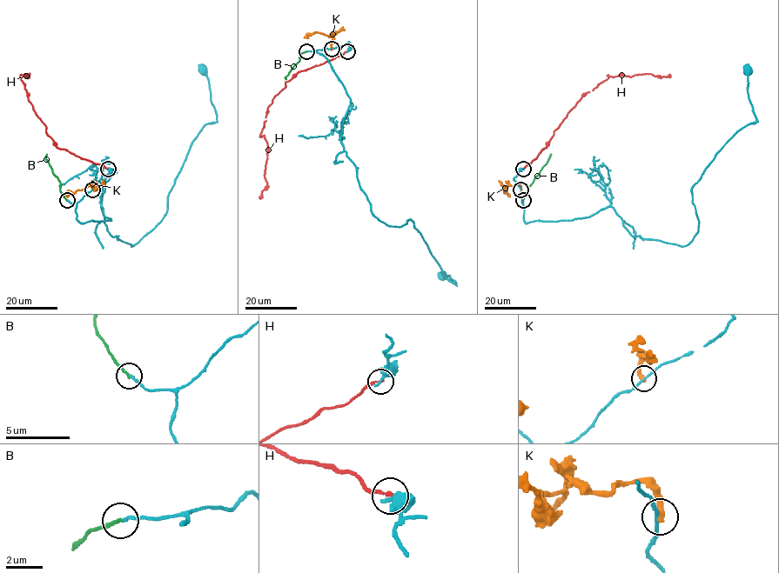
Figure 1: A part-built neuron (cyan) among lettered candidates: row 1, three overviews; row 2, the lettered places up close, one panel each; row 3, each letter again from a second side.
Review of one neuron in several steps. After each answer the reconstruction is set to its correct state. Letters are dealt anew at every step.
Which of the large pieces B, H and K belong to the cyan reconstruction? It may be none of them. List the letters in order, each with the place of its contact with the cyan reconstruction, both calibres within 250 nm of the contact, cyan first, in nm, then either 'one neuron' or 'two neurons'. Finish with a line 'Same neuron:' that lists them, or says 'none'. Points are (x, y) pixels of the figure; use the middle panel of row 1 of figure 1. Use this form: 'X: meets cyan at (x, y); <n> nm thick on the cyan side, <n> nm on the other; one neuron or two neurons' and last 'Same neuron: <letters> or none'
B: meets cyan at (306, 51); 160 nm thick on the cyan side, 180 nm on the other; two neurons
H: meets cyan at (347, 51); 440 nm thick on the cyan side, 200 nm on the other; two neurons
K: meets cyan at (332, 49); 140 nm thick on the cyan side, 360 nm on the other; two neurons
Same neuron: none

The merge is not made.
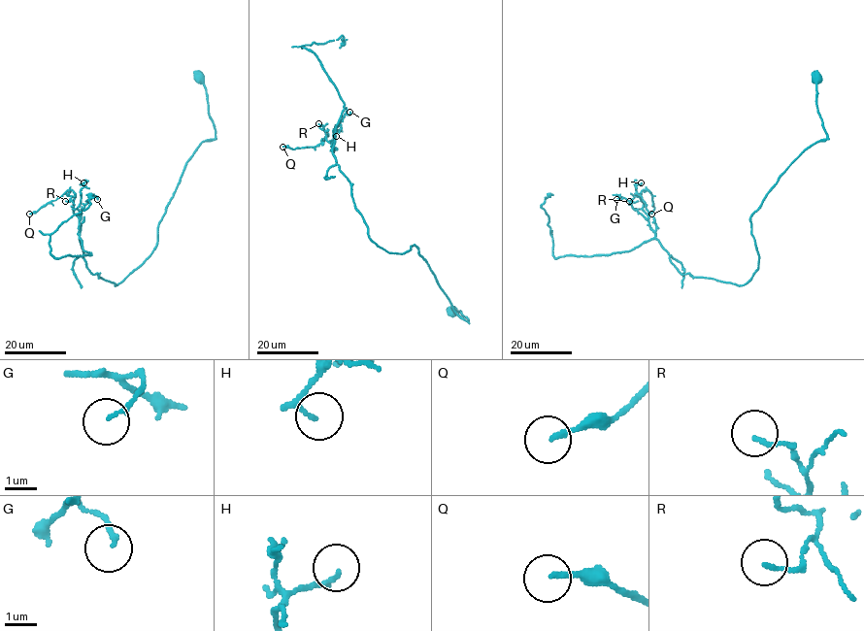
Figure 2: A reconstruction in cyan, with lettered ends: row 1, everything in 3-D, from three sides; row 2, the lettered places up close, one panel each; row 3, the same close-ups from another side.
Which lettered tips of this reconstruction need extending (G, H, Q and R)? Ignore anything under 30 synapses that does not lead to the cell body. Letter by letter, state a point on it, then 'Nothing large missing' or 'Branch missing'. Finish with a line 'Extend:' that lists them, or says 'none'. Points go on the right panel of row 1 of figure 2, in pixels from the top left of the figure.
G: Place: (616, 199). Nothing large missing
H: Place: (641, 182). Nothing large missing
Q: Place: (651, 214). Nothing large missing
R: Place: (629, 201). Nothing large missing
Extend: none

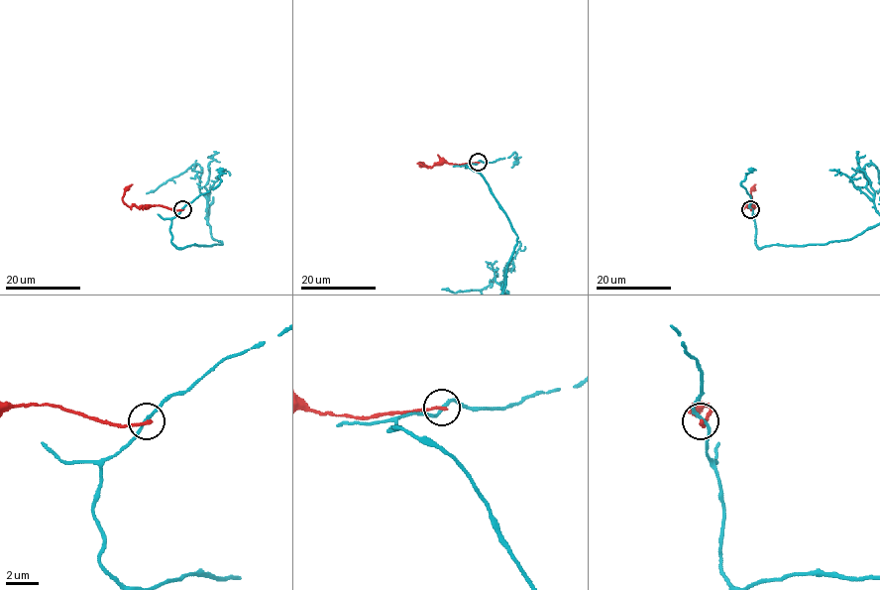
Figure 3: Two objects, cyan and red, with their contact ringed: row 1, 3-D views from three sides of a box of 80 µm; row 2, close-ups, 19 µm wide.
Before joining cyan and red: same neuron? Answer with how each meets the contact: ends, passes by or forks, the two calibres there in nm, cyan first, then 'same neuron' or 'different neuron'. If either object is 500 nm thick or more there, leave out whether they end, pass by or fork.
cyan passes by; red ends there; 170 nm thick on the cyan side, 220 nm on the other; different neuron

